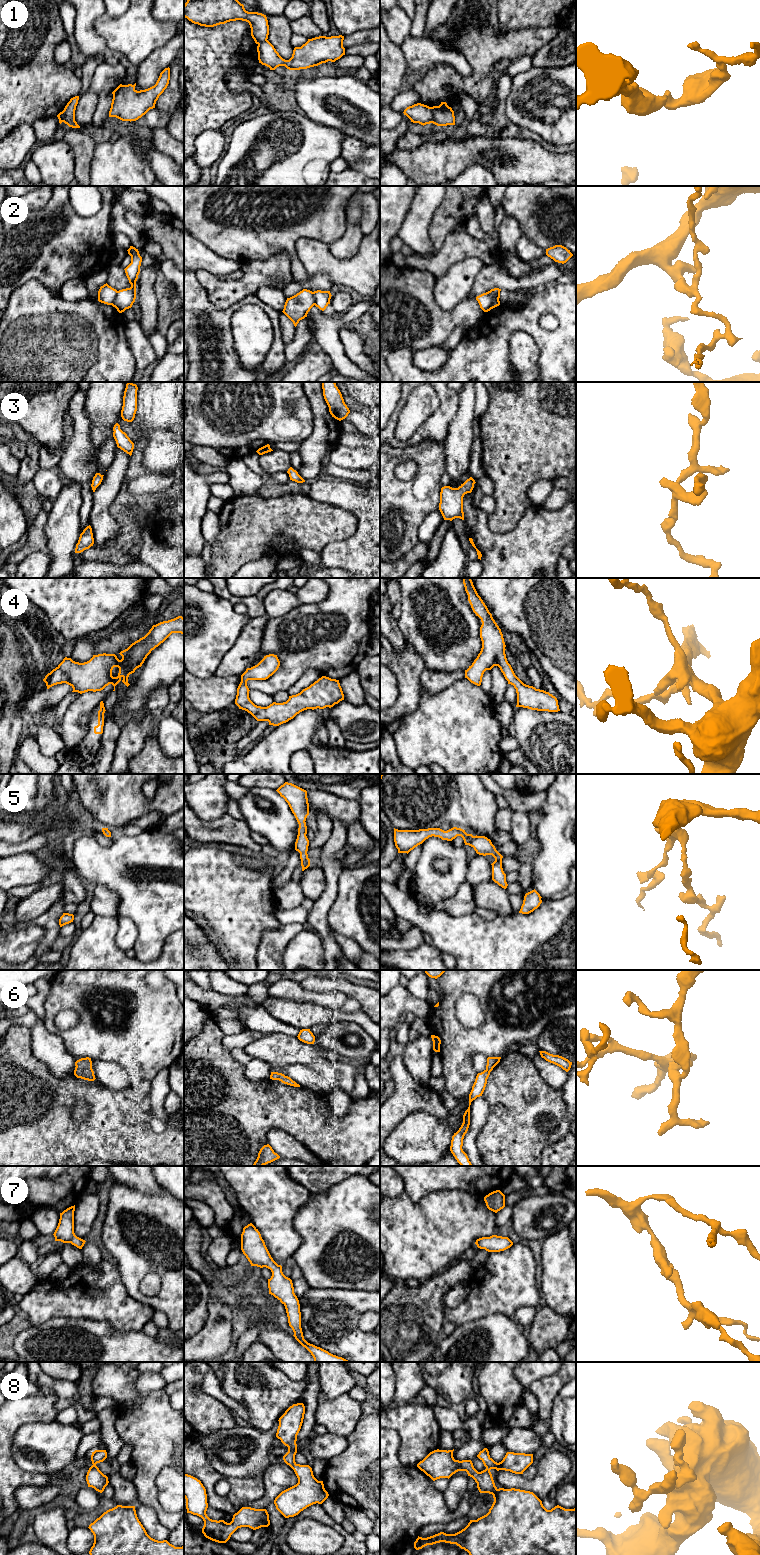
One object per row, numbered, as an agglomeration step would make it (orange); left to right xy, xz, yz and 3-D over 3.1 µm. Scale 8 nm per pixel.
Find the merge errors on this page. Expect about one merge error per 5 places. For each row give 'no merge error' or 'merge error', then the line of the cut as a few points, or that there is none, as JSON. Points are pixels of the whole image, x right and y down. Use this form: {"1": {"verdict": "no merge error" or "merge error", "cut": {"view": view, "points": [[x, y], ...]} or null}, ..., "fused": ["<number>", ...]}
{"1": {"verdict": "merge error", "cut": {"view": "yz", "points": [[430, 107], [432, 122]]}}, "2": {"verdict": "merge error", "cut": {"view": "xy", "points": [[118, 291], [112, 305]]}}, "3": {"verdict": "no merge error", "cut": null}, "4": {"verdict": "no merge error", "cut": null}, "5": {"verdict": "no merge error", "cut": null}, "6": {"verdict": "no merge error", "cut": null}, "7": {"verdict": "no merge error", "cut": null}, "8": {"verdict": "no merge error", "cut": null}, "fused": ["1", "2"]}

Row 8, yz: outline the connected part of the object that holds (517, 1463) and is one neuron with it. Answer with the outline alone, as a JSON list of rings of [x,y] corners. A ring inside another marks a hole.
[[[484,1448],[477,1457],[486,1469],[478,1472],[471,1460],[455,1460],[453,1451],[454,1449],[434,1450],[420,1461],[417,1467],[433,1481],[440,1478],[449,1479],[458,1471],[466,1471],[477,1483],[479,1492],[492,1494],[494,1502],[486,1515],[477,1520],[470,1520],[464,1529],[455,1534],[440,1532],[427,1538],[418,1536],[414,1542],[416,1550],[445,1542],[456,1544],[469,1555],[576,1555],[576,1508],[565,1509],[557,1505],[547,1510],[533,1492],[515,1488],[498,1489],[495,1486],[491,1469],[523,1474],[533,1463],[533,1454],[507,1452],[503,1460],[497,1463],[490,1457],[488,1449]]]

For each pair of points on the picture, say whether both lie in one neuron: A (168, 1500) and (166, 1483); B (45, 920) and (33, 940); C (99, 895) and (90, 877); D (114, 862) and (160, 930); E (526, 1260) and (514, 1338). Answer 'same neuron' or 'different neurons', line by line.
A: same neuron
B: different neurons
C: different neurons
D: same neuron
E: different neurons

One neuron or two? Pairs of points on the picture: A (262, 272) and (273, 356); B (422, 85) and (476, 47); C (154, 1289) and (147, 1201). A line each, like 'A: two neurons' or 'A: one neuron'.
A: two neurons
B: one neuron
C: two neurons

